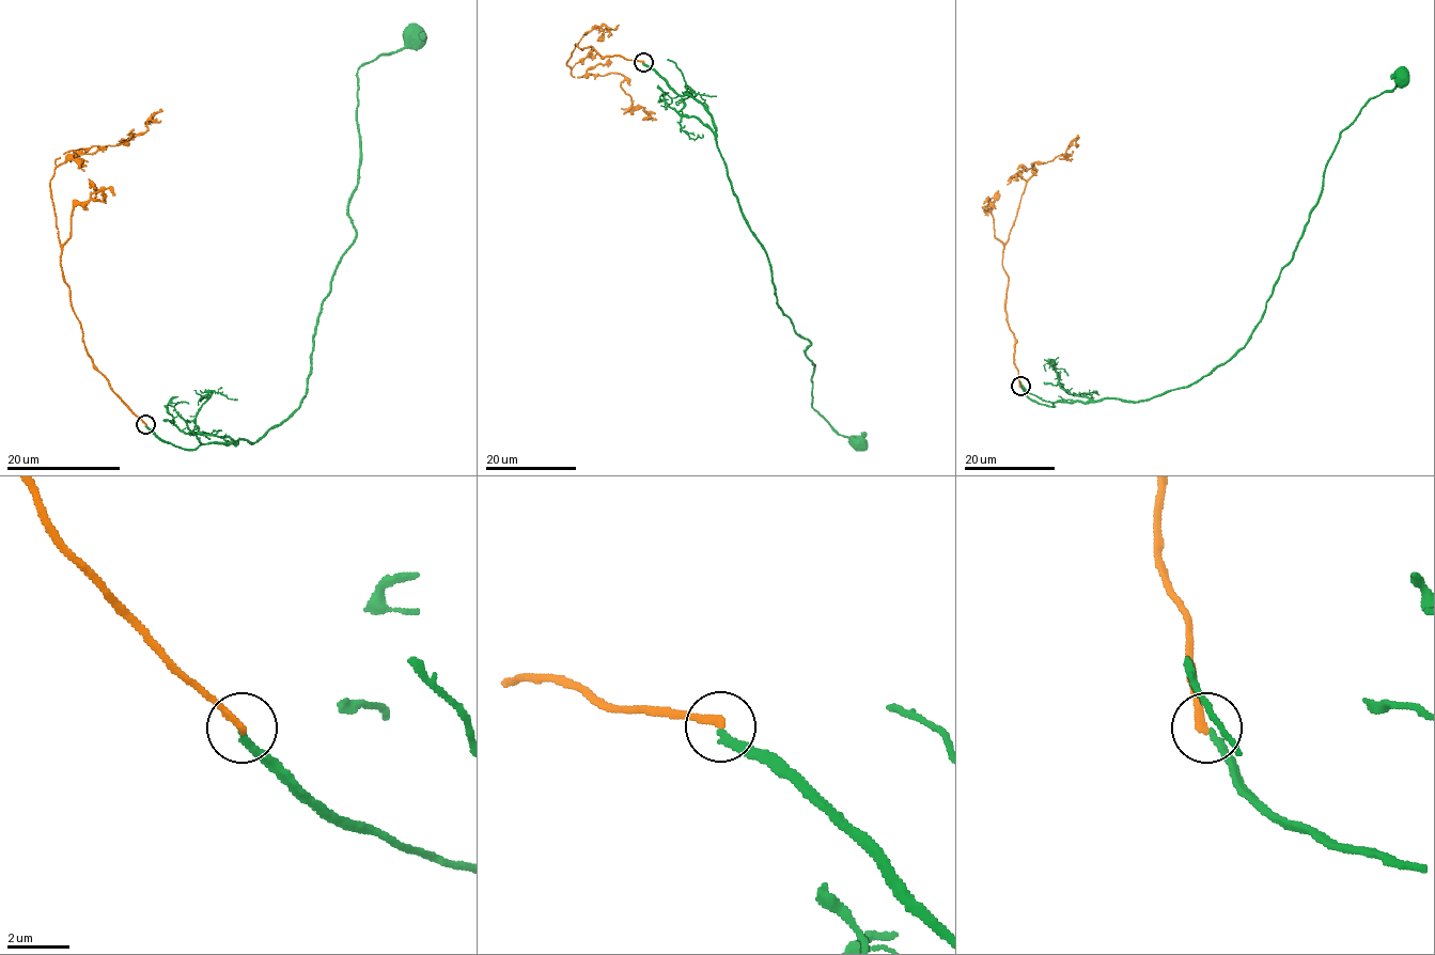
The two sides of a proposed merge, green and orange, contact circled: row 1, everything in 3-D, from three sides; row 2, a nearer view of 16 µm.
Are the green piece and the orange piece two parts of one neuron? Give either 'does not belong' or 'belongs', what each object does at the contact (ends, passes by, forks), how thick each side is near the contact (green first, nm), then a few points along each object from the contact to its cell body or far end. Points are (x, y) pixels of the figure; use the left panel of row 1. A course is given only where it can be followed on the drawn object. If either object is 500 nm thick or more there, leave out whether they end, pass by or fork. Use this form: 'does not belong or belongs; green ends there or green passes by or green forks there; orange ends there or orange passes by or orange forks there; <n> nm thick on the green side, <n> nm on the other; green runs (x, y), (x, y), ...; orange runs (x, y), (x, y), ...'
does not belong; green ends there; orange ends there; 220 nm thick on the green side, 240 nm on the other; green runs (145, 424), (184, 449), (249, 443), (297, 407), (323, 298), (356, 235), (357, 71), (415, 33); orange runs (145, 424), (82, 339), (50, 183), (63, 154), (123, 144), (144, 123)

